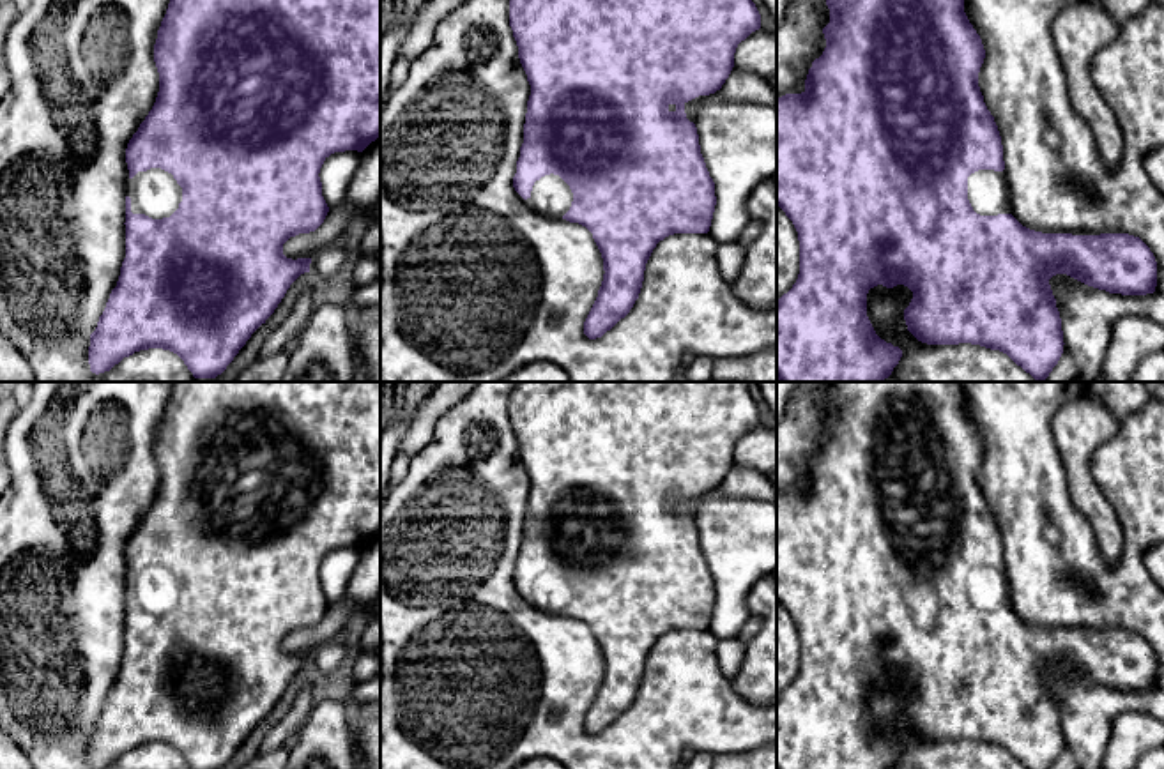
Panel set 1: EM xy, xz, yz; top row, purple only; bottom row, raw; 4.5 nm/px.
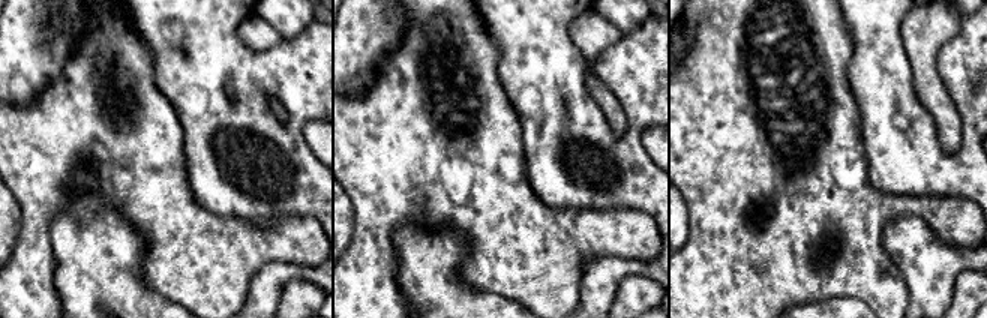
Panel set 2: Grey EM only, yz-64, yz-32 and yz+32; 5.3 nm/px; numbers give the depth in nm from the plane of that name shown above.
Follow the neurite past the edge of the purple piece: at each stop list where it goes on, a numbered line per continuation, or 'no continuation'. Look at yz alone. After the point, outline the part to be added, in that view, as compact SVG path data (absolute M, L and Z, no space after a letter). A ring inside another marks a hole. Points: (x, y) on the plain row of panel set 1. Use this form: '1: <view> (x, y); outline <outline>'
1: yz (987, 587); outline M978 566L968 573L968 596L980 612L1012 610L1003 567Z

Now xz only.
1: xz (551, 591); outline M550 569L534 578L531 592L524 598L543 612L563 615L571 603L573 589L559 571Z

